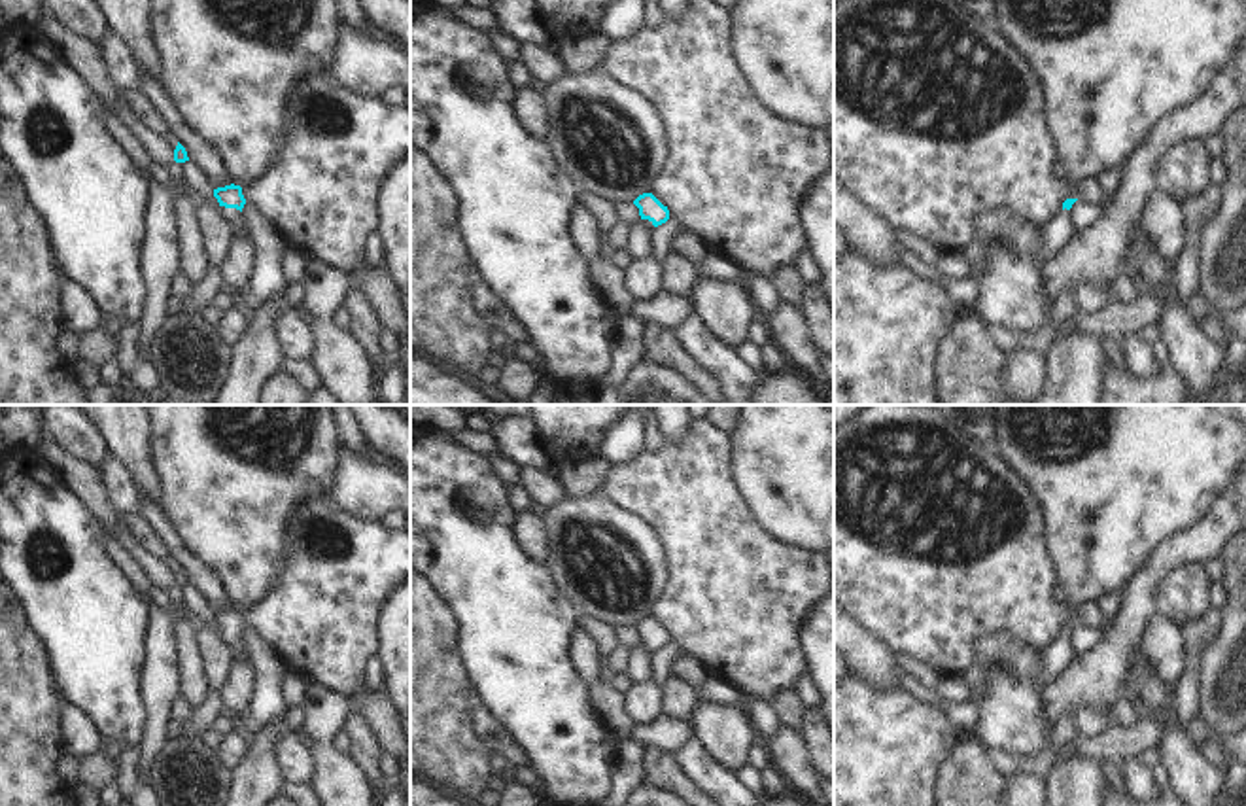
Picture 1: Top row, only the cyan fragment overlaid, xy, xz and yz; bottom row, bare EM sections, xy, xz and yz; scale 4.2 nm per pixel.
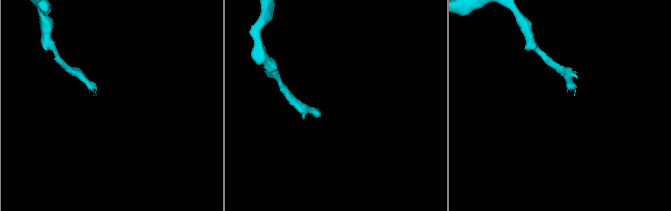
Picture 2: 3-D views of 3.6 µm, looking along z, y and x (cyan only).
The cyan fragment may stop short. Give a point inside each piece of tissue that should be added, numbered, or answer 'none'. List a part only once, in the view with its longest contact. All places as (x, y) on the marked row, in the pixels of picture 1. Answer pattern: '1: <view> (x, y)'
1: xy (233, 216)

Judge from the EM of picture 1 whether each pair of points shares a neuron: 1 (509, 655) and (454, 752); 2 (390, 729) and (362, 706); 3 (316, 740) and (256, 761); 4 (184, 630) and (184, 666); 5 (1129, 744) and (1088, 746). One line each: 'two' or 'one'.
1: two
2: one
3: two
4: one
5: one

